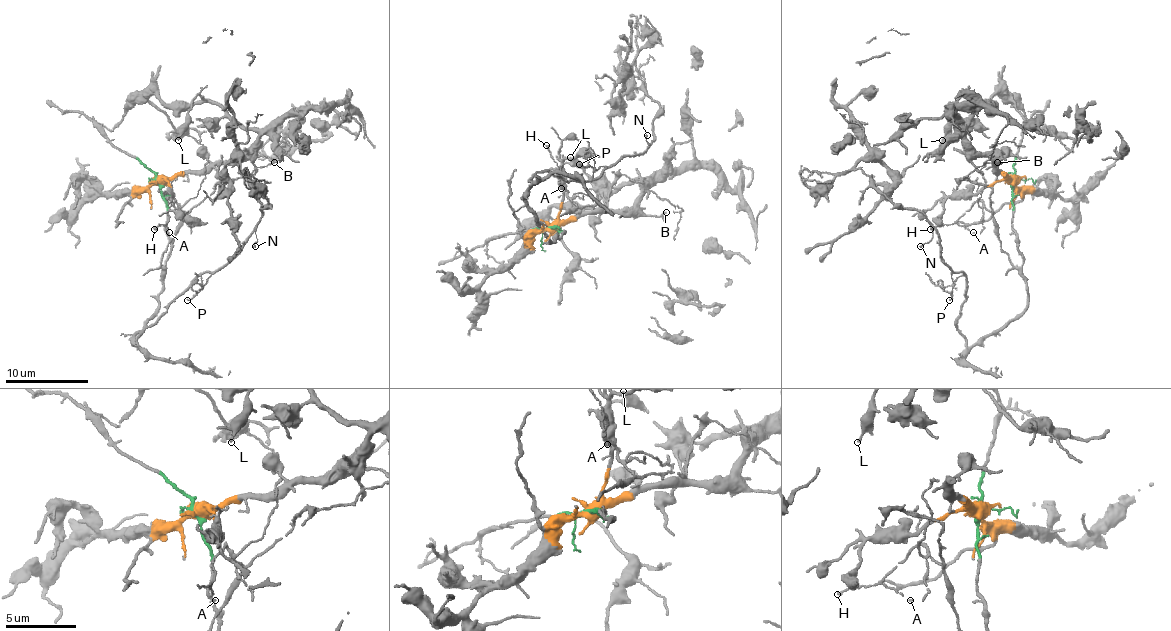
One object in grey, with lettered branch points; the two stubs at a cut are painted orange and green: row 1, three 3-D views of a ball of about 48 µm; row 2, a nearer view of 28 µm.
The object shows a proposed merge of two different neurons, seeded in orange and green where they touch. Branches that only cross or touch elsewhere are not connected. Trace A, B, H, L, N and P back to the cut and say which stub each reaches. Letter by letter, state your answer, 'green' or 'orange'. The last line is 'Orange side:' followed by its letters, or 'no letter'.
A: green
B: orange
H: green
L: orange
N: green
P: green
Orange side: B, L

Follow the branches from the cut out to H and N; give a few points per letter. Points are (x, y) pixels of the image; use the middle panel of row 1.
H: (548, 228), (558, 228), (558, 238), (554, 222), (577, 207), (546, 145)
N: (548, 228), (562, 232), (550, 242), (527, 203), (537, 172), (591, 180), (639, 155), (647, 134)

